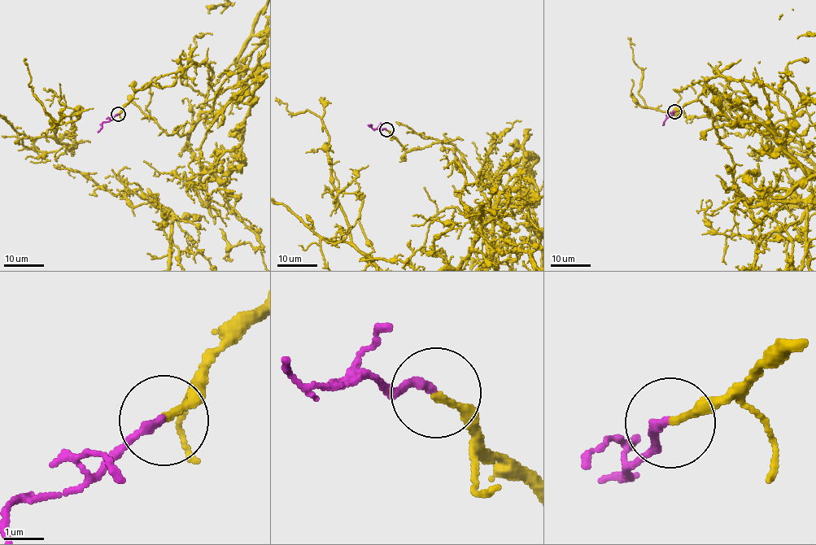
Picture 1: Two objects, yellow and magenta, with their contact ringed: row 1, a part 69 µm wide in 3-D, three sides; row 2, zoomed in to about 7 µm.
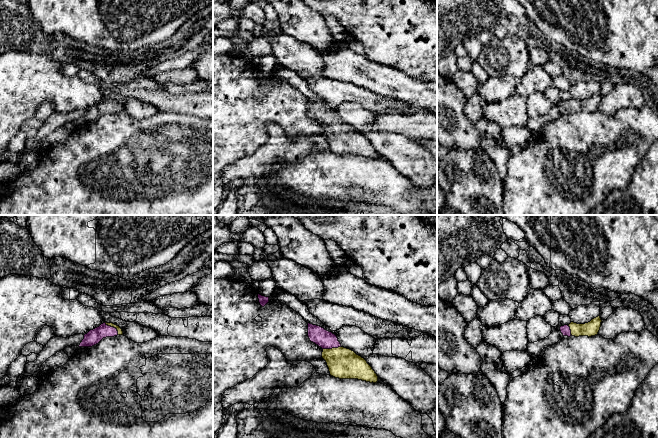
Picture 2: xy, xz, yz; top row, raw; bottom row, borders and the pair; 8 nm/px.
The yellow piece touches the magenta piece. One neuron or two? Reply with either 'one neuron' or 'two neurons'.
one neuron

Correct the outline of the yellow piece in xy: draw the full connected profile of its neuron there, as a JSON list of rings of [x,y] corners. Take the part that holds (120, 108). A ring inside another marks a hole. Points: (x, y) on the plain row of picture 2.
[[[104,98],[99,103],[85,110],[79,123],[92,123],[98,120],[103,114],[117,111],[123,111],[122,105],[113,99]]]

